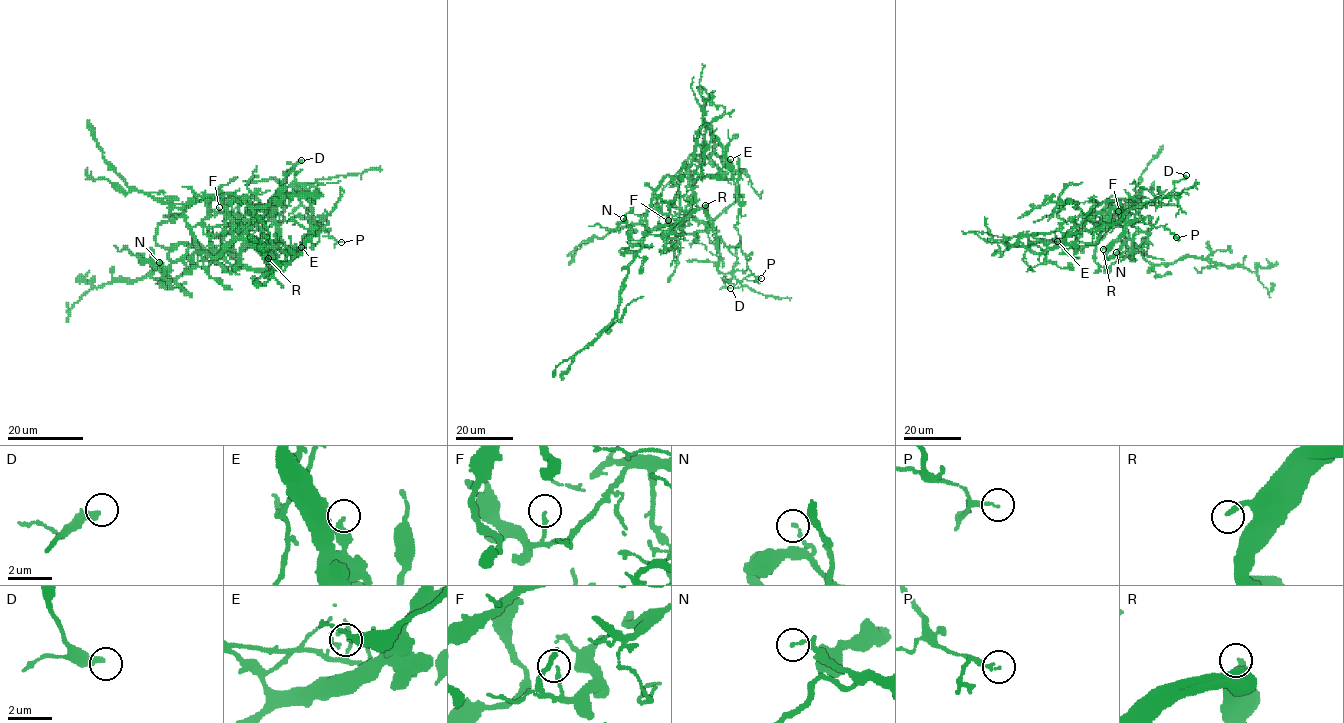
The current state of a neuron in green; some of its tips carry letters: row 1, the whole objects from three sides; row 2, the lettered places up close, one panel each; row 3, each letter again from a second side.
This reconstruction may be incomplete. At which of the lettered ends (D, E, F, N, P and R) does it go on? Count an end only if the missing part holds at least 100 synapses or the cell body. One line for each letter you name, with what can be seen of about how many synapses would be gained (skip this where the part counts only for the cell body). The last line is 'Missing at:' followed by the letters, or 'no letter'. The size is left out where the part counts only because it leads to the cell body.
Missing at: R

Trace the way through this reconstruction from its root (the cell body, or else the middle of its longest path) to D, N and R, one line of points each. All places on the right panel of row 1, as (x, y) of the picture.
D: (1141, 251), (1148, 247), (1147, 235), (1128, 221), (1145, 205), (1168, 198), (1174, 188), (1173, 182), (1186, 175)
N: (1141, 251), (1136, 250), (1133, 257), (1132, 253), (1138, 249), (1128, 257), (1116, 252)
R: (1141, 251), (1148, 247), (1147, 235), (1128, 221), (1123, 232), (1103, 249)

